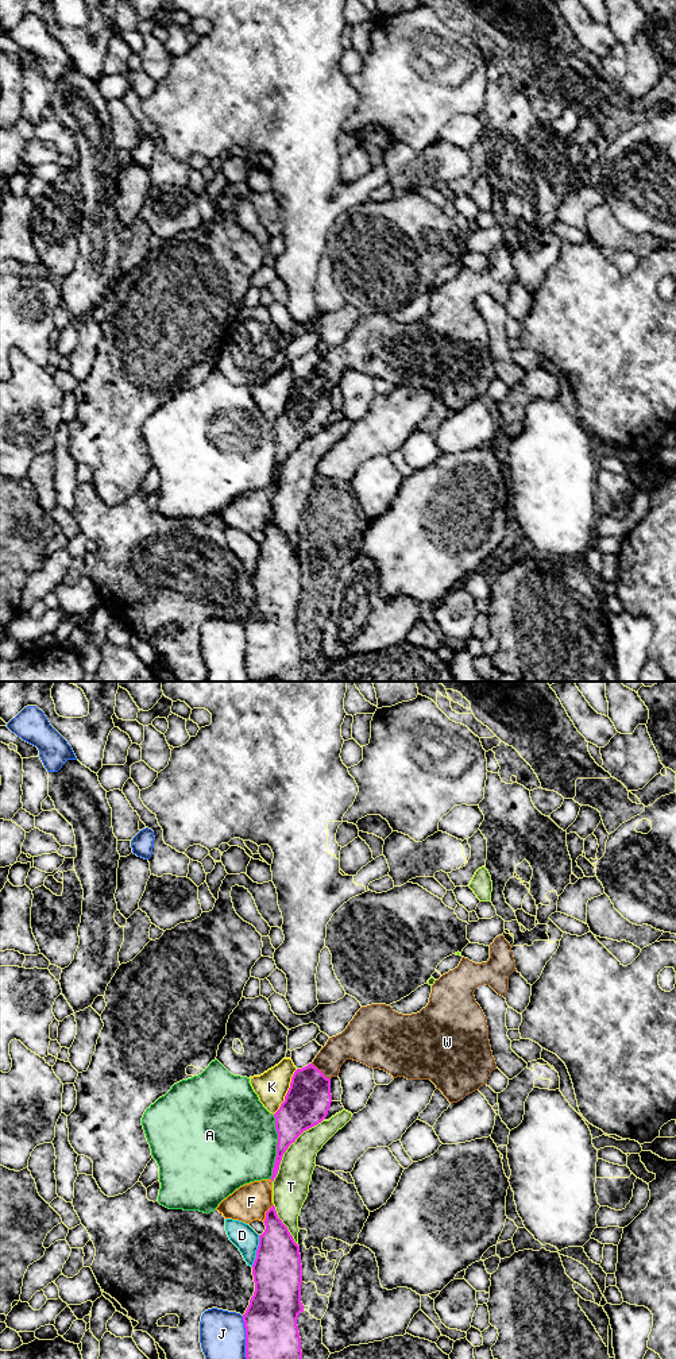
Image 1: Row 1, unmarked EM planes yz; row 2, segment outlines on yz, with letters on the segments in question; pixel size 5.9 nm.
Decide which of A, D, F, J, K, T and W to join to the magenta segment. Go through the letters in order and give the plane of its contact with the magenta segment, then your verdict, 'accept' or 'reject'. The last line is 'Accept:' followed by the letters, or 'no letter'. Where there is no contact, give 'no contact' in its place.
A: meets magenta in yz; reject
D: meets magenta in yz; reject
F: meets magenta in yz; reject
J: meets magenta in yz; reject
K: meets magenta in yz; reject
T: meets magenta in yz; reject
W: meets magenta in yz; accept
Accept: W

